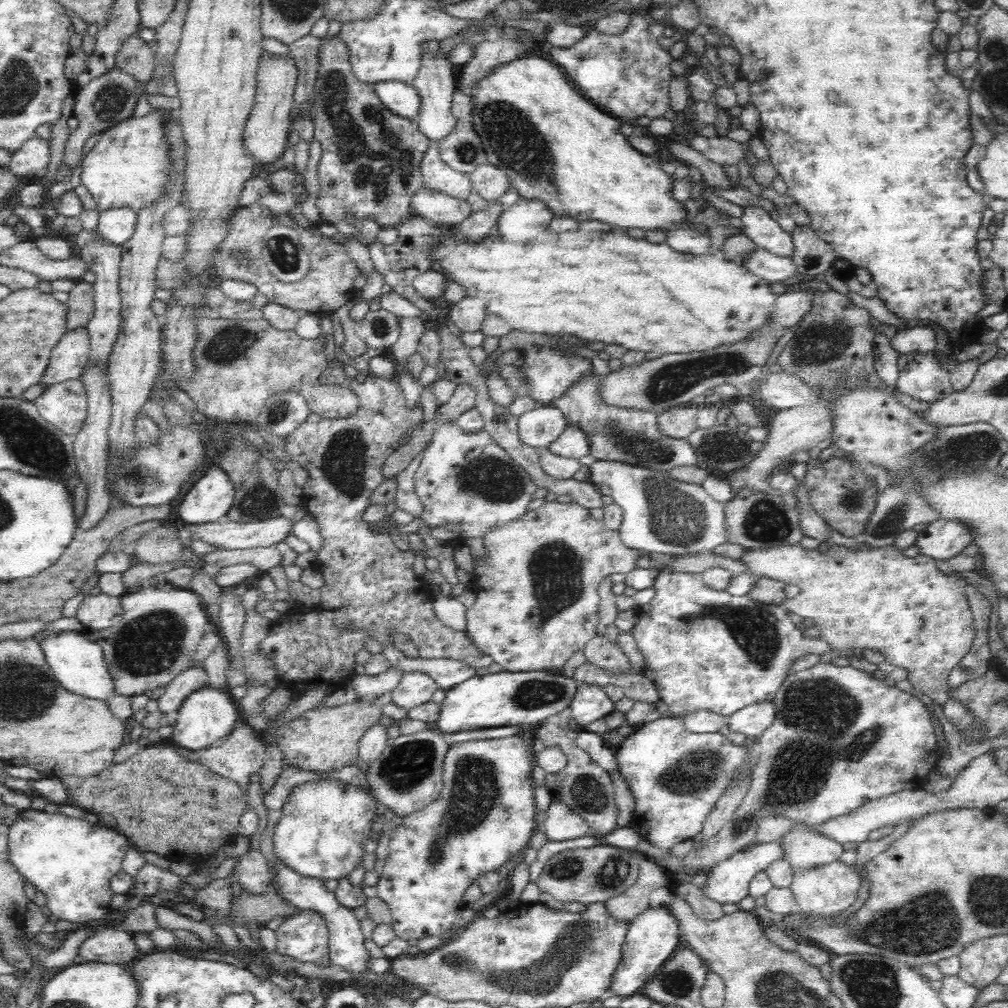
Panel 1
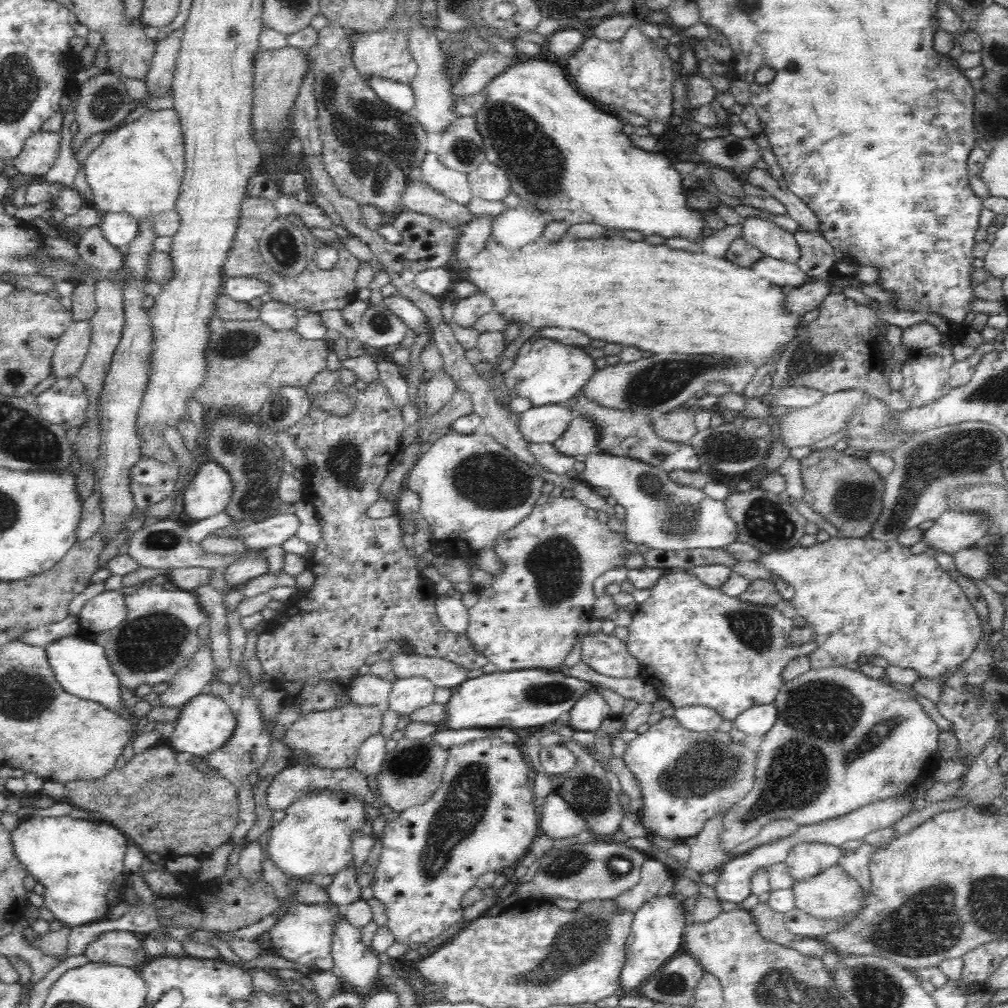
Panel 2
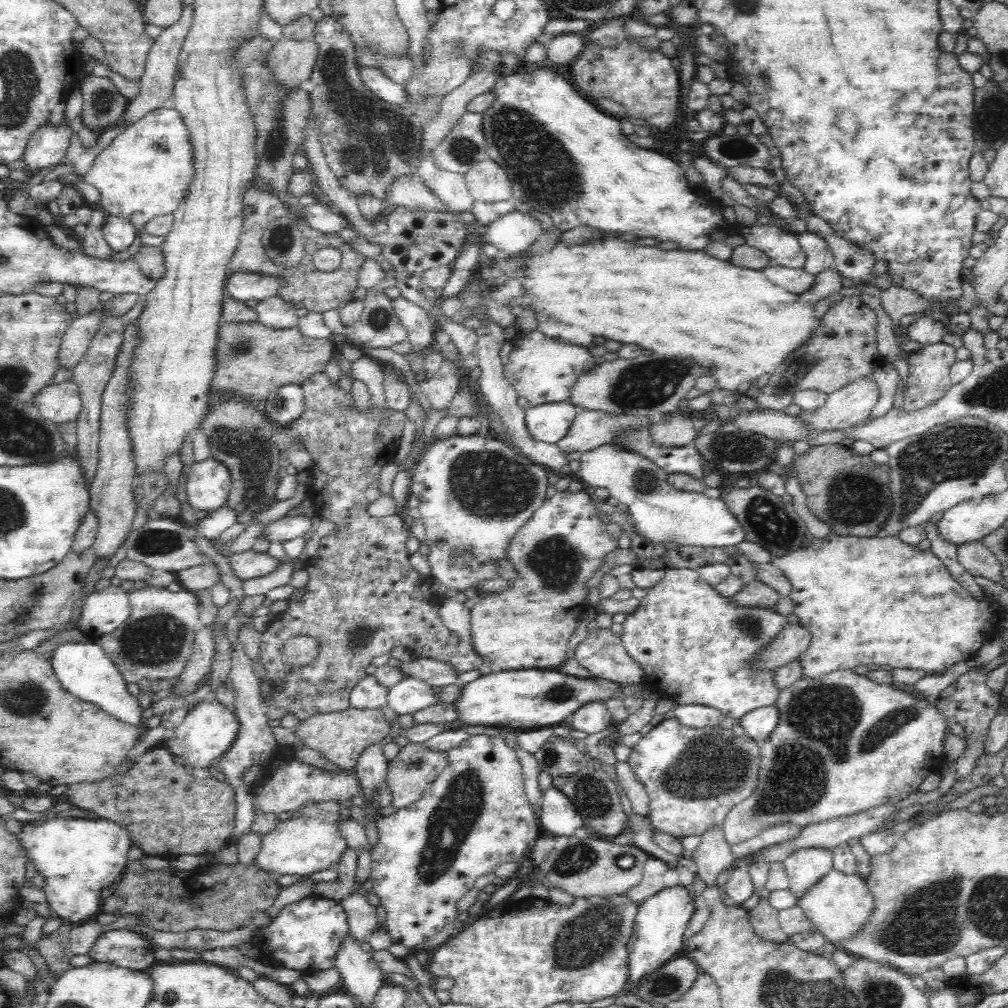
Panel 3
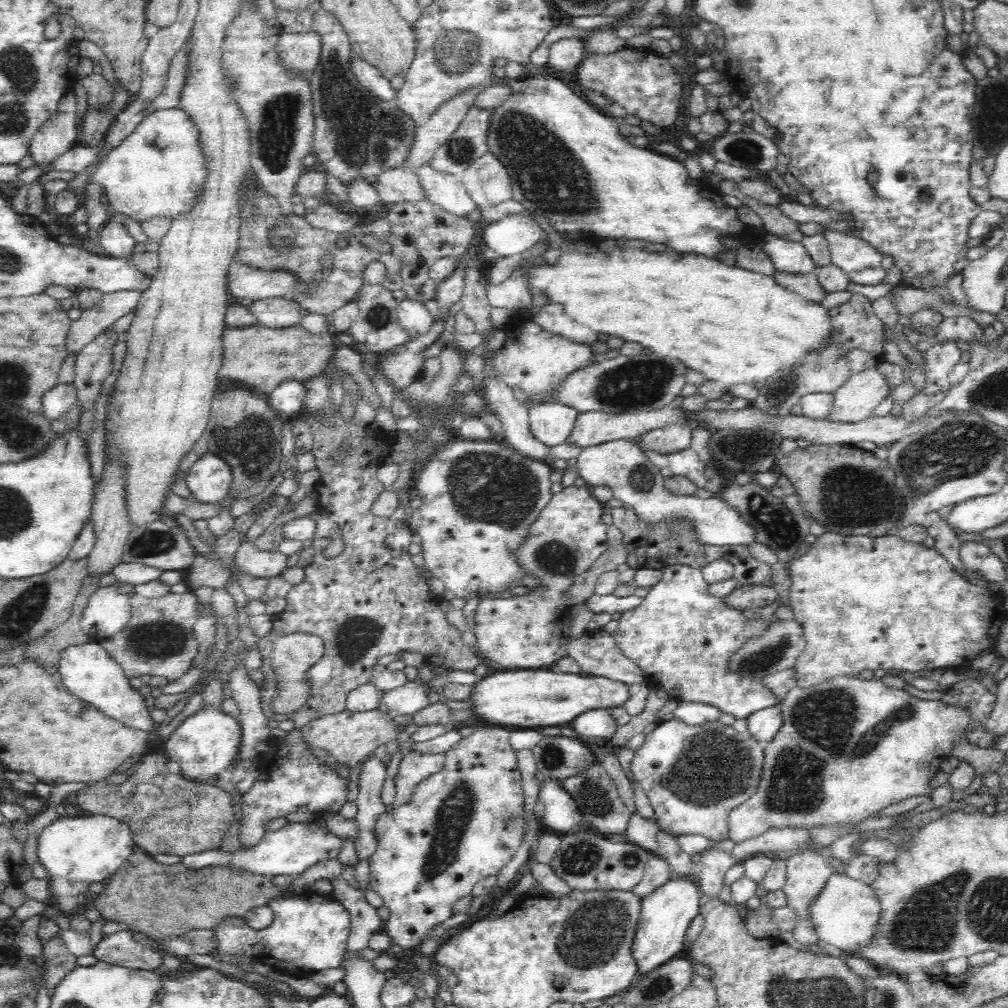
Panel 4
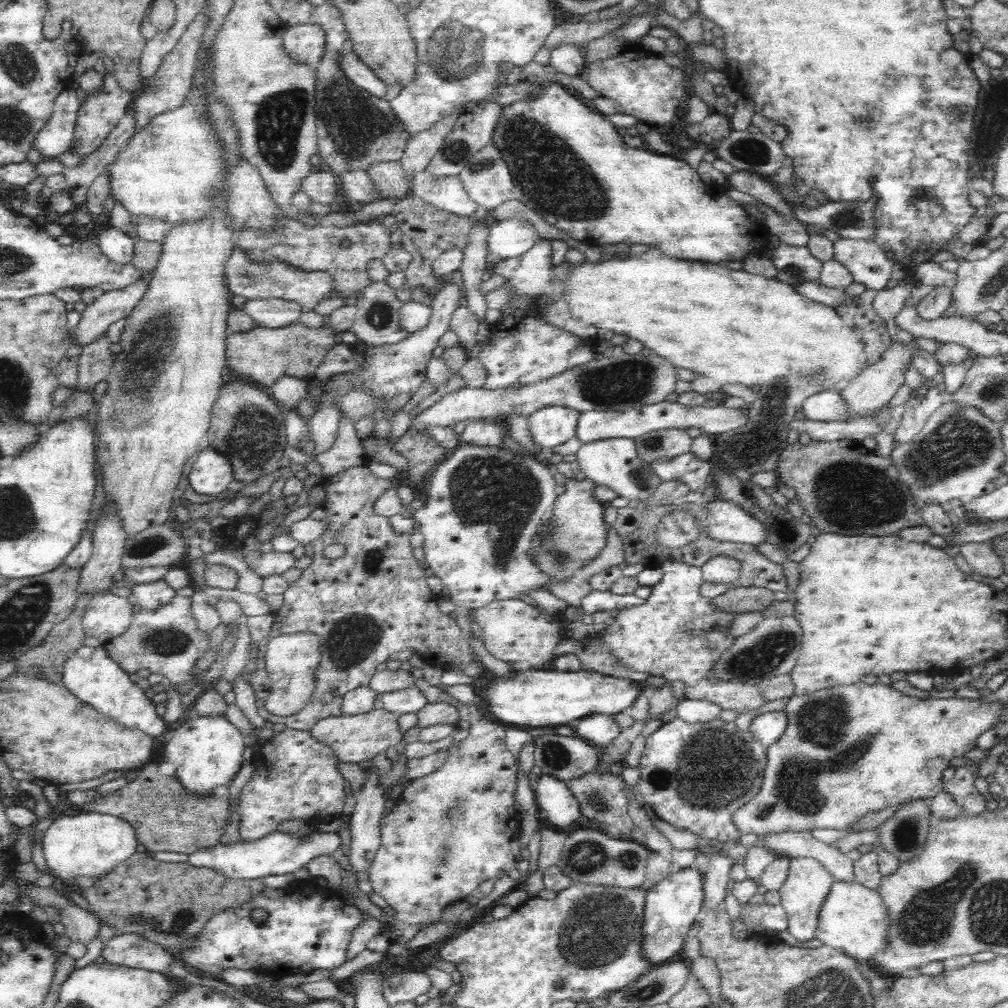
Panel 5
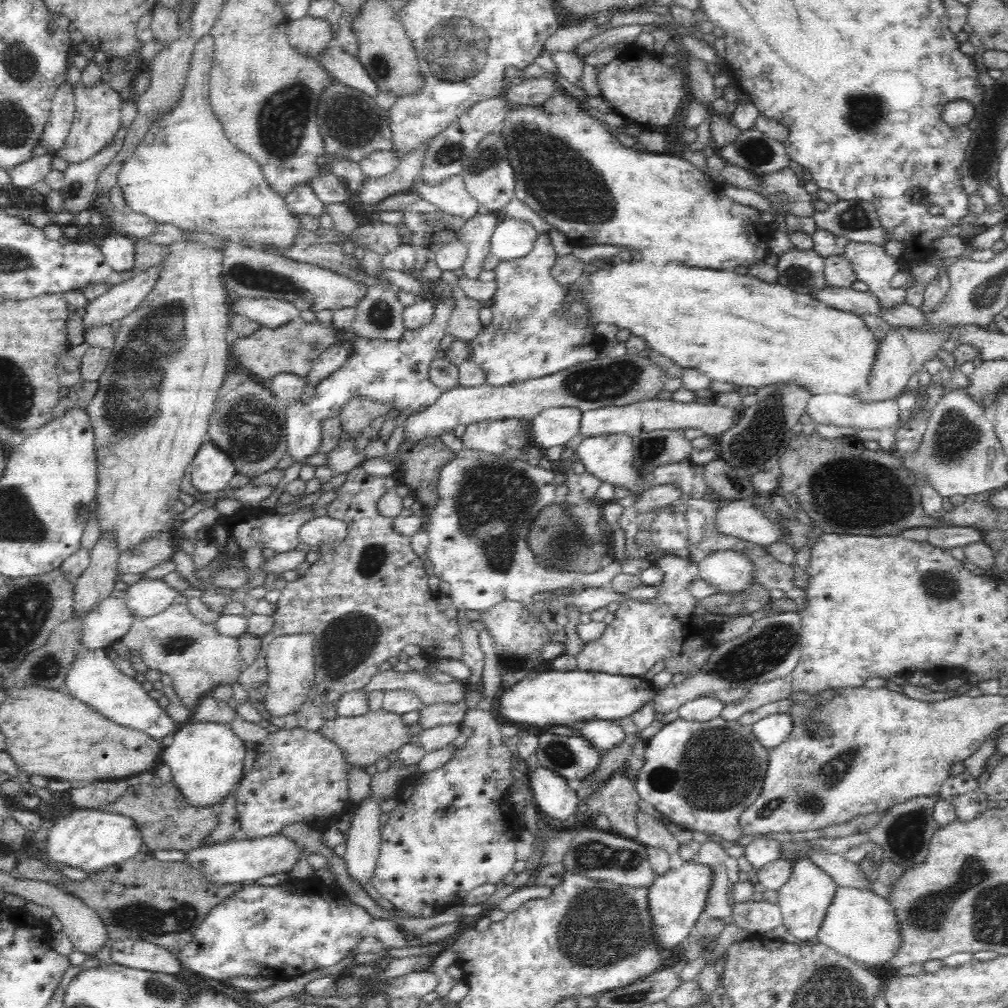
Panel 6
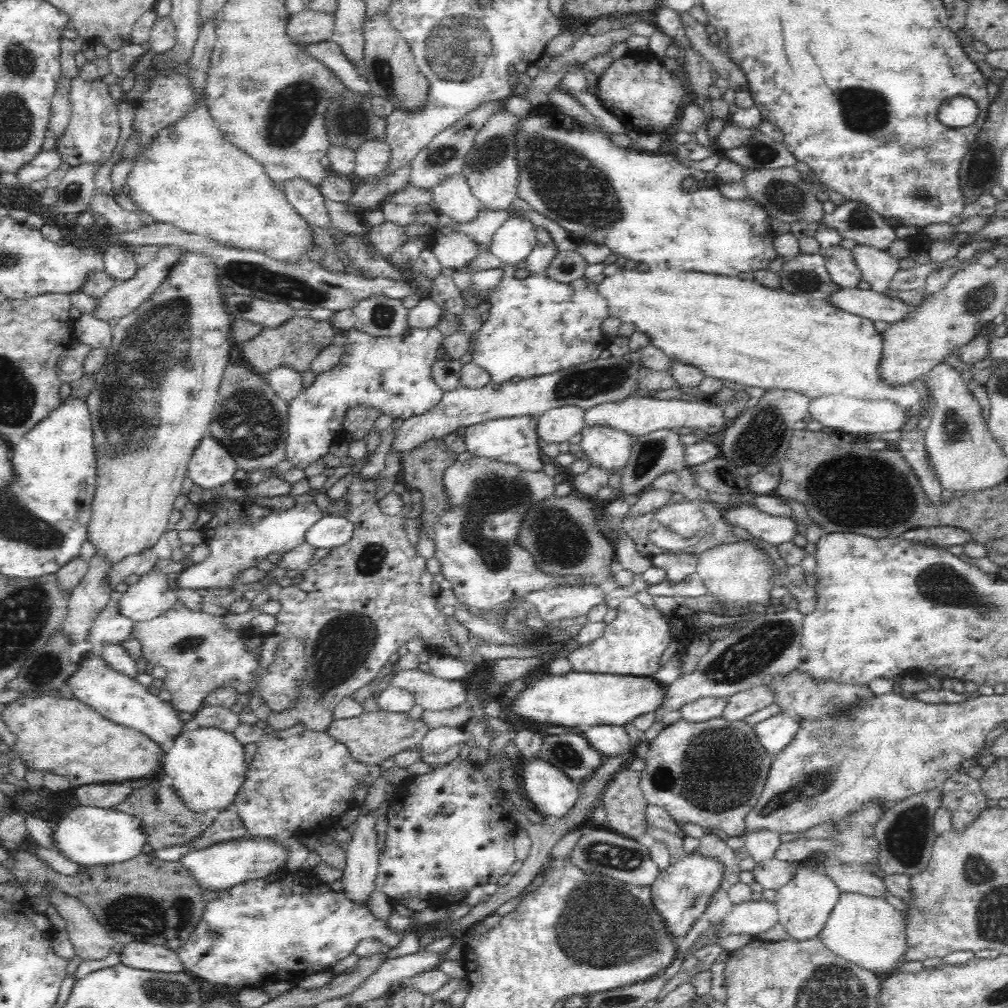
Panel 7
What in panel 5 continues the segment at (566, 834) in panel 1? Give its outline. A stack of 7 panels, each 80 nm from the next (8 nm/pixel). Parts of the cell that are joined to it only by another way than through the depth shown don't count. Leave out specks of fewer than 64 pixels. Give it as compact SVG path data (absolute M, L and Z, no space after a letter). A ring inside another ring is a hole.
M541 772L533 792L539 813L558 828L566 828L581 815L578 800L563 780Z

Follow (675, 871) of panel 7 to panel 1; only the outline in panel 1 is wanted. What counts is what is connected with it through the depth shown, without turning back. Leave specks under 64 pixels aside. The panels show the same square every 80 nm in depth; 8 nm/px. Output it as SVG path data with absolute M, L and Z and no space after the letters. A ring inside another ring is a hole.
M660 904L656 907L648 906L629 922L629 929L625 936L622 960L617 968L611 984L611 991L618 996L632 996L645 984L655 972L662 967L678 944L680 944L679 920L670 912L669 906Z

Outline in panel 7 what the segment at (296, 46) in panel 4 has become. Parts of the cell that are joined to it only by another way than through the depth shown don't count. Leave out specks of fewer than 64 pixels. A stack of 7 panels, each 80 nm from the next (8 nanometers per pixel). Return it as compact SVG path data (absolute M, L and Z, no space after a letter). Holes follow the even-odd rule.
M306 8L289 17L285 31L289 38L294 39L294 43L313 44L319 40L330 40L334 25L333 12Z

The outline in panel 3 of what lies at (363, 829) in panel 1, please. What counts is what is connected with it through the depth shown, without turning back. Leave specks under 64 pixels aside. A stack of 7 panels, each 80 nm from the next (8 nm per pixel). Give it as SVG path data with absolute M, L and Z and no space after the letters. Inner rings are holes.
M326 802L308 804L306 808L294 812L292 818L280 822L274 830L262 835L262 842L252 866L274 876L302 876L337 867L347 844L340 836L340 831L336 829L336 824L342 818L348 819L350 807L350 802Z

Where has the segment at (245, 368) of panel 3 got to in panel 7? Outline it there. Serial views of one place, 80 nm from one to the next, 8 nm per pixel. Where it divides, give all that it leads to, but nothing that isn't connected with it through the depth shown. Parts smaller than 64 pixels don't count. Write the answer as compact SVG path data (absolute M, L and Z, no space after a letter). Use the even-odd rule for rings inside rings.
M292 316L285 324L277 328L264 328L256 338L245 342L242 346L242 356L246 365L260 376L266 376L278 366L288 366L304 372L311 368L312 359L319 352L332 345L334 328L327 320L318 322L310 317Z

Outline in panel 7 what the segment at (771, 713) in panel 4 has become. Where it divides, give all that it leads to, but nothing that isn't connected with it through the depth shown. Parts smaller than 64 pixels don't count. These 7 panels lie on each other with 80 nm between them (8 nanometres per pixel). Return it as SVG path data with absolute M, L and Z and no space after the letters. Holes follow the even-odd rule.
M778 713L756 725L756 737L766 753L775 758L796 738L799 724L794 716Z

